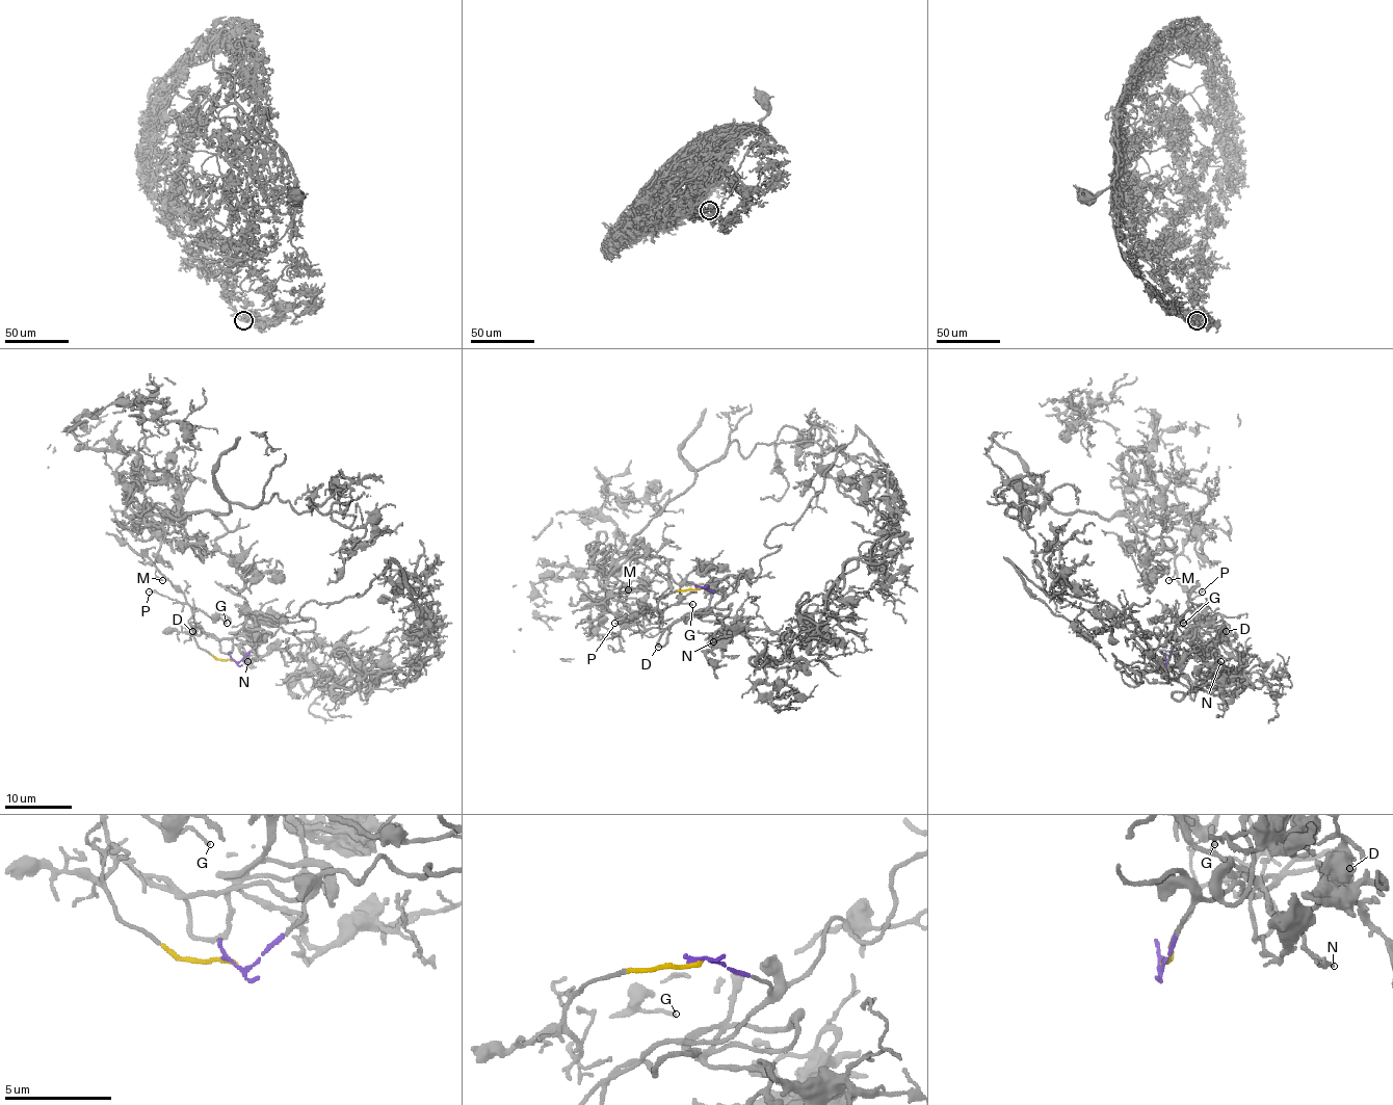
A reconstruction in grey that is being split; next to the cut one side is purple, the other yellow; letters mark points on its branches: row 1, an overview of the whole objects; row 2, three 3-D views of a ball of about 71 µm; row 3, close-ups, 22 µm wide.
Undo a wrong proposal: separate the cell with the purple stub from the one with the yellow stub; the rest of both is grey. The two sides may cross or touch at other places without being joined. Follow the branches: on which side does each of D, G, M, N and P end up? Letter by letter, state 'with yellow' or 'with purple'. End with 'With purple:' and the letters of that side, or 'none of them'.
D: with purple
G: with yellow
M: with yellow
N: with purple
P: with yellow
With purple: D, N

